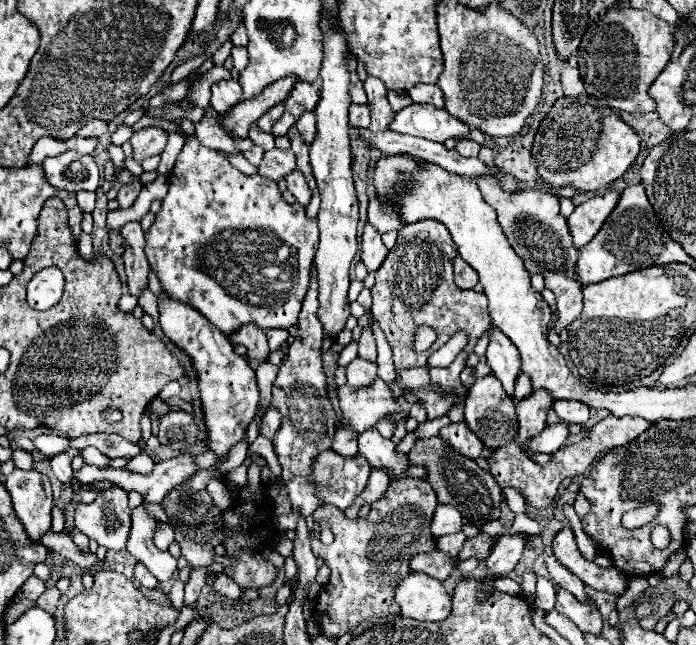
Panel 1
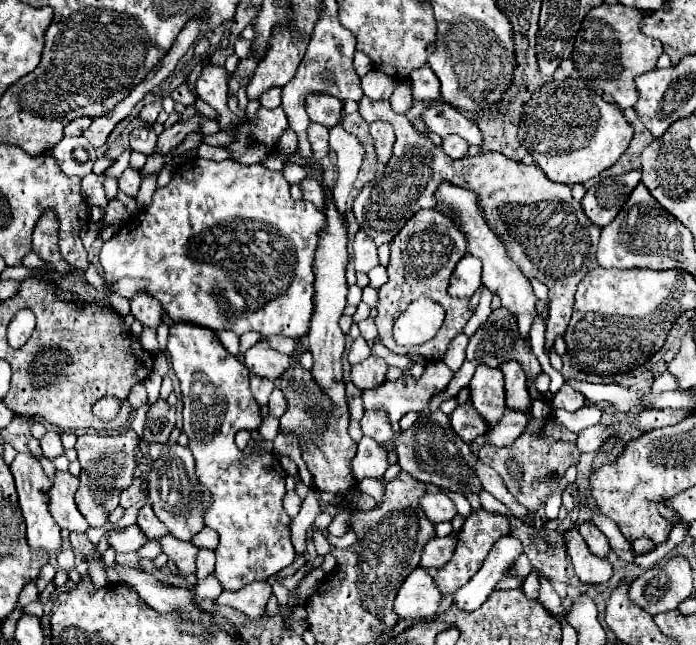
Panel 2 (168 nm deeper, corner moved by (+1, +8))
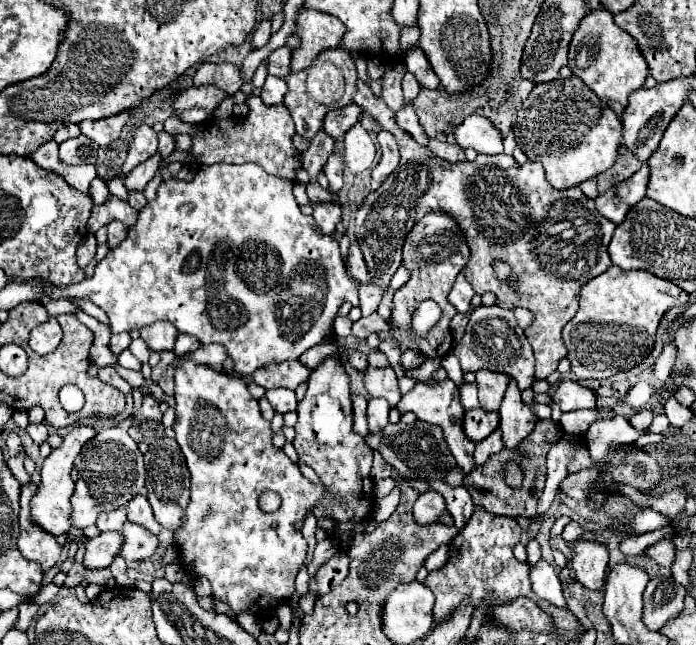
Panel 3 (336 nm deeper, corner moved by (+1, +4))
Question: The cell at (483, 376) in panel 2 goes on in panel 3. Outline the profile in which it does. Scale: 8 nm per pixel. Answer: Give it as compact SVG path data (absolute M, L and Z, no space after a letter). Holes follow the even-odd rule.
M479 370L477 372L477 388L479 388L481 408L487 412L499 410L507 384L509 384L509 376L503 376L499 372Z

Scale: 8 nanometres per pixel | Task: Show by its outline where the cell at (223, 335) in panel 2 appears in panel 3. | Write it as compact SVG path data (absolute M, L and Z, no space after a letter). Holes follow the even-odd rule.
M209 344L209 346L201 346L199 350L195 350L193 354L187 354L191 356L195 362L199 364L209 364L213 366L215 370L221 370L223 362L227 360L227 352L223 350L221 344Z

